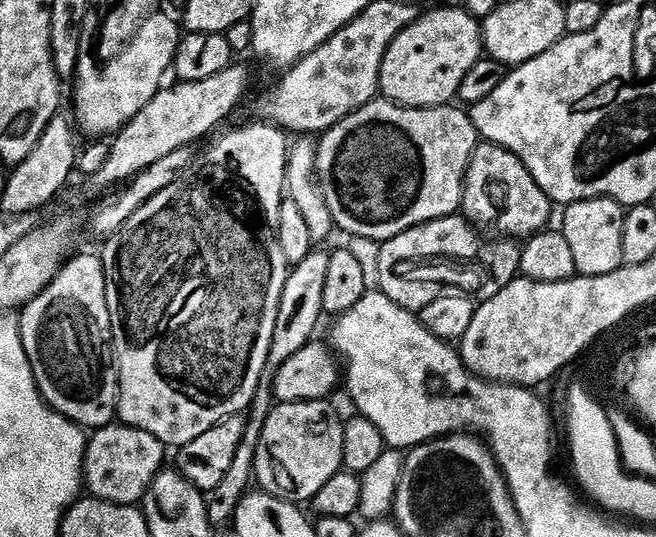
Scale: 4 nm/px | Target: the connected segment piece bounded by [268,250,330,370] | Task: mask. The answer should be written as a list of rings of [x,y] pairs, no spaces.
[[[314,250],[300,264],[295,265],[288,275],[284,288],[278,322],[275,326],[274,342],[268,355],[269,369],[275,370],[285,364],[296,353],[311,343],[320,318],[324,316],[323,287],[326,286],[330,254]]]

